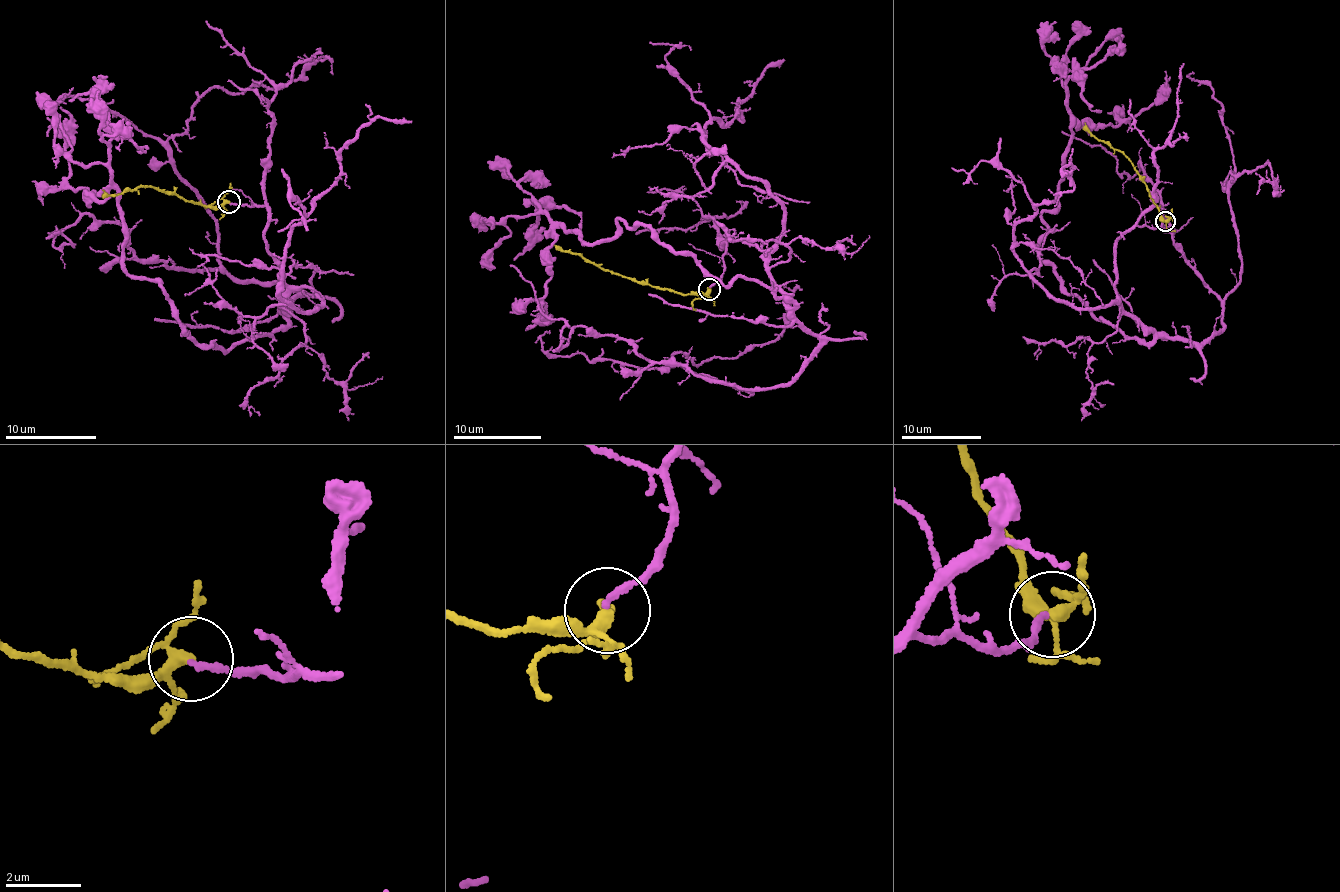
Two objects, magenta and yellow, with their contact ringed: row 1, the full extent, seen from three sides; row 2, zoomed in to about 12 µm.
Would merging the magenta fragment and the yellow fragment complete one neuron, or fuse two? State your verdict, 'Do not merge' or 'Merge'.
Merge

